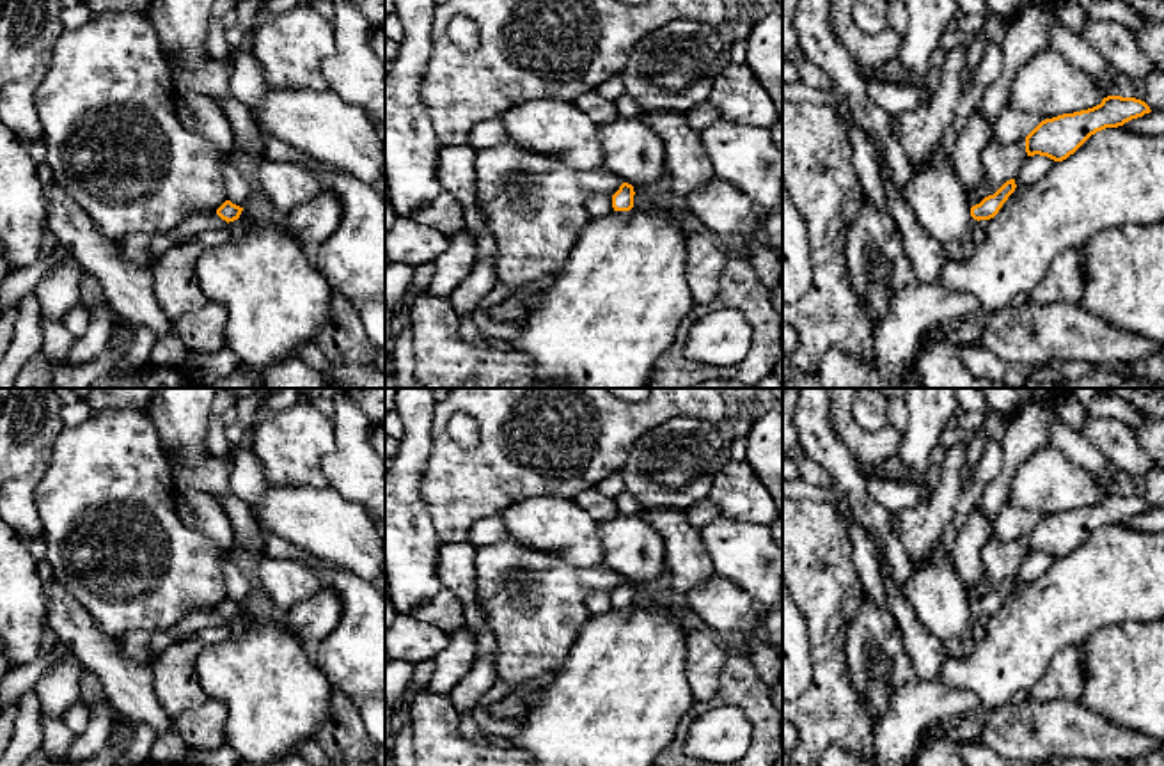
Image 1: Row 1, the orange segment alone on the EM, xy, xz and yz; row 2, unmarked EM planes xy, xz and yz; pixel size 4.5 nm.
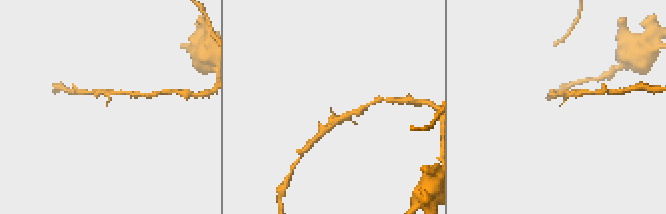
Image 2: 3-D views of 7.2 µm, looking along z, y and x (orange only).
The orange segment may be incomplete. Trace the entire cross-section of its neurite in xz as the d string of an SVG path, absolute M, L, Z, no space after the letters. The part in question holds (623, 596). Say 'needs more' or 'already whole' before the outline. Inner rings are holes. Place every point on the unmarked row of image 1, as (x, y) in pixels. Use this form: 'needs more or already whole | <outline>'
already whole | M623 580L619 587L612 592L614 608L630 608L633 605L633 583Z

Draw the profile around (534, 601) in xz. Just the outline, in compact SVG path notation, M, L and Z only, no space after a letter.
M507 537L476 546L474 566L476 596L497 640L495 670L499 681L509 686L554 672L591 617L586 598L596 590L612 594L625 580L603 564L571 566L557 555L541 553Z

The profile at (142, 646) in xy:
M195 608L181 617L170 629L167 631L128 631L117 638L121 651L126 653L138 663L151 665L153 660L179 637L186 637L190 633L199 633L206 628L216 628L227 624L227 619L222 617L216 608Z

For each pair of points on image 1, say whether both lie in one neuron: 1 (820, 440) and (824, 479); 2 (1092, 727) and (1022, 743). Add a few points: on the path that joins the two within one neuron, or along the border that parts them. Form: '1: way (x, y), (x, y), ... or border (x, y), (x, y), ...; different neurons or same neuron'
1: border (806, 456), (813, 458), (834, 484); different neurons
2: way (1074, 731), (1040, 733); same neuron

